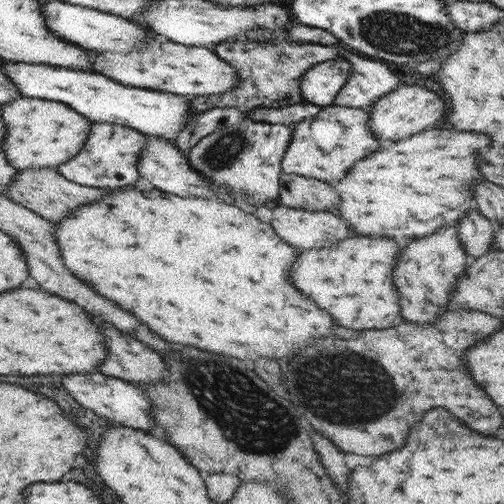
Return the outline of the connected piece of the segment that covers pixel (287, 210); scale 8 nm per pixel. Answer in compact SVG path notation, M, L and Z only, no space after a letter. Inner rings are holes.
M280 204L274 207L269 224L282 240L300 250L306 250L330 247L360 235L338 218L340 216L330 211L310 211Z

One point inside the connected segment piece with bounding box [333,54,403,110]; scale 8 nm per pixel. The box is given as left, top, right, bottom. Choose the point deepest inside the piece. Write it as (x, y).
(370, 80)

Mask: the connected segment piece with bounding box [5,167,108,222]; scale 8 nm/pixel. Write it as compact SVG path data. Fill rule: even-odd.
M30 167L16 171L14 175L14 183L8 185L8 191L5 192L6 197L10 200L25 205L26 208L33 209L41 217L45 217L47 221L58 222L64 216L70 215L74 209L83 204L92 203L102 195L106 195L108 190L100 190L99 188L80 186L79 184L70 182L64 178L56 168L50 167Z

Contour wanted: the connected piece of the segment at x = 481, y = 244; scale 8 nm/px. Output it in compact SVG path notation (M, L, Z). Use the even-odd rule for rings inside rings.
M477 209L466 211L457 226L462 247L469 259L475 259L494 249L496 224L486 218Z

